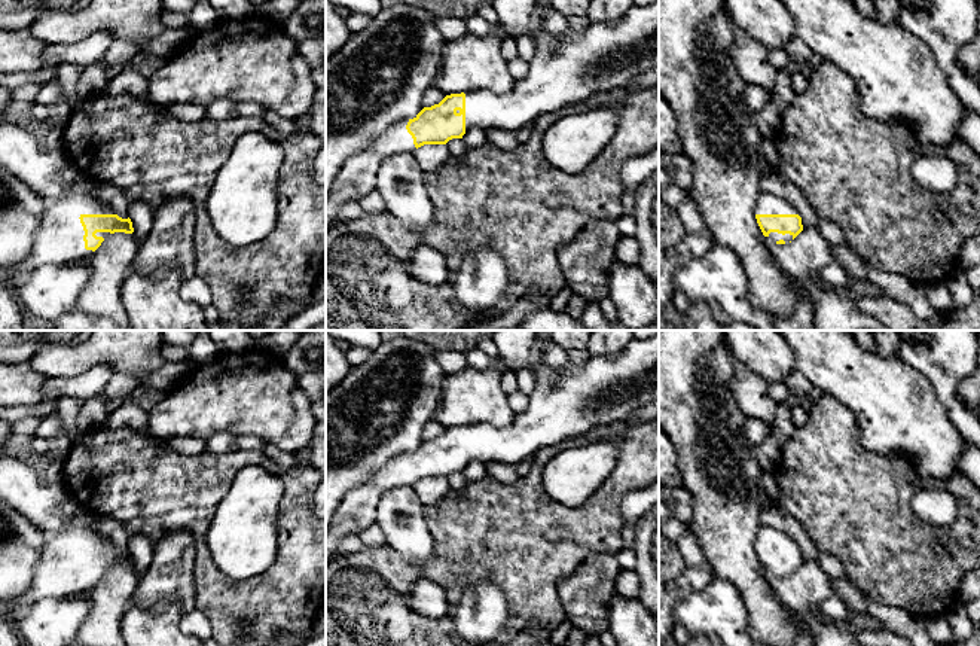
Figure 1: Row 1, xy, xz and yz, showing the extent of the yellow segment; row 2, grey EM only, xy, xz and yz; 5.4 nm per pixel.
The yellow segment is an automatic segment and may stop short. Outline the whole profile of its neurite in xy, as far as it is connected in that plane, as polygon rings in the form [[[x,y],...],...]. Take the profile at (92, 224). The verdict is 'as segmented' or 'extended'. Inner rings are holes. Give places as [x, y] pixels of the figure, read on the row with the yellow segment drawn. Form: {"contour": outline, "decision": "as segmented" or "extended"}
{"contour": [[[79,171],[71,189],[57,198],[48,199],[42,214],[42,223],[36,232],[30,255],[10,274],[31,272],[48,263],[59,265],[70,260],[88,259],[101,243],[115,232],[132,234],[131,219],[122,219],[113,207],[92,194],[94,180]]], "decision": "extended"}

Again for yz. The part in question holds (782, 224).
{"contour": [[[772,194],[758,195],[754,213],[763,235],[776,244],[791,243],[803,231],[797,208]]], "decision": "extended"}

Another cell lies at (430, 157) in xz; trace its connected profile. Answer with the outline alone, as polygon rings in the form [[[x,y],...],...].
[[[424,144],[413,156],[424,171],[434,171],[451,159],[451,152],[446,144]]]

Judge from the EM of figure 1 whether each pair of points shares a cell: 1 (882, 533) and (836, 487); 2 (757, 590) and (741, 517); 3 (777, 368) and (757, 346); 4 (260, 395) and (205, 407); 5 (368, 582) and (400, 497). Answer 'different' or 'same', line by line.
1: same
2: same
3: same
4: same
5: different

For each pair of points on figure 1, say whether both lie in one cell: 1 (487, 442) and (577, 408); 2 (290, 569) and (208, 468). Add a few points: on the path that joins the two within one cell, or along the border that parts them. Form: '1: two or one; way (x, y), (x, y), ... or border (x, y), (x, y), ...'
1: one; way (509, 442), (522, 439), (555, 413)
2: one; way (295, 527), (295, 485), (262, 460), (250, 459)

